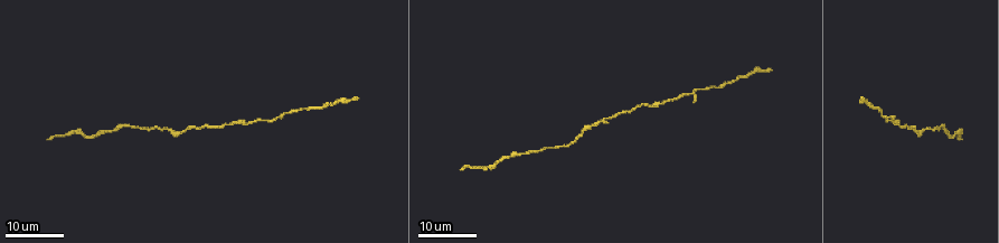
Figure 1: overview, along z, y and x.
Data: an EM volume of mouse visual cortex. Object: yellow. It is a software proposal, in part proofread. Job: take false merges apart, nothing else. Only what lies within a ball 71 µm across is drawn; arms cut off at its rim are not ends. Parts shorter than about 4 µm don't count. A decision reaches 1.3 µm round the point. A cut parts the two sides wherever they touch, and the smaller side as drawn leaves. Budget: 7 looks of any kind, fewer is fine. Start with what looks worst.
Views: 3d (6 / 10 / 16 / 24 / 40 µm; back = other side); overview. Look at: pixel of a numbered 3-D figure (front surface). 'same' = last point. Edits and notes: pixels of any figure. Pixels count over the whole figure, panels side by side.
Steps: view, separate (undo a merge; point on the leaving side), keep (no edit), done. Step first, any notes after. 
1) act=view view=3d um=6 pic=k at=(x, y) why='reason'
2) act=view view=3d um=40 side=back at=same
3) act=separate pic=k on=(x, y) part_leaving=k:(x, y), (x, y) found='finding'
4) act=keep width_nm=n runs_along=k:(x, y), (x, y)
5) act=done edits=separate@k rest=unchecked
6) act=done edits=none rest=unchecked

act=view view=3d um=16 pic=1 at=(304, 108) why='thin neck'

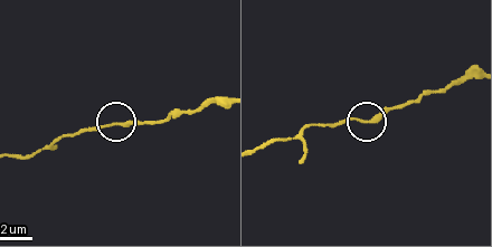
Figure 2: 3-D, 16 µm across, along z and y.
act=view view=3d um=6 pic=2 at=(109, 124) why='closer look'

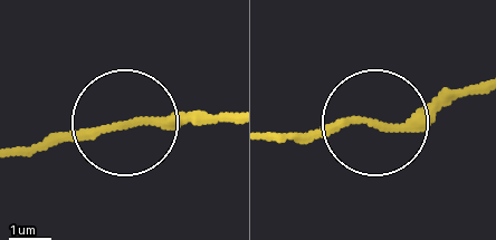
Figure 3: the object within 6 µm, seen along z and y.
act=keep width_nm=150 runs_along=3:(276, 138), (362, 117), (415, 127), (479, 96) found='all the same neuron'

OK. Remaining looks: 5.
act=view view=3d um=24 pic=1 at=(616, 116)

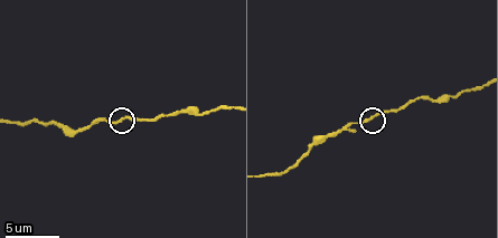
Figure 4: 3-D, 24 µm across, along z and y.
act=view view=3d um=10 pic=4 at=(369, 118)

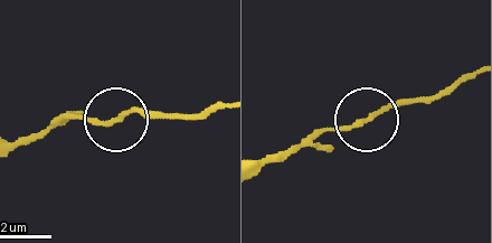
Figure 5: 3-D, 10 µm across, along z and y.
act=keep runs_along=5:(113, 120), (55, 120) found='one neuron here'

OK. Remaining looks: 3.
act=view view=3d um=24 pic=1 at=(112, 129) why='narrows sharply'

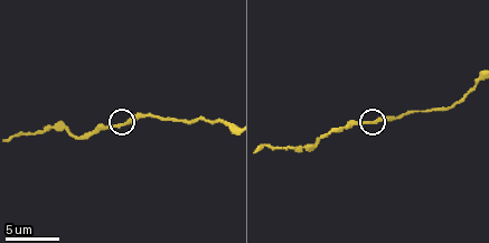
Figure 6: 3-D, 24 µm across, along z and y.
act=view view=3d um=10 pic=6 at=(367, 121)

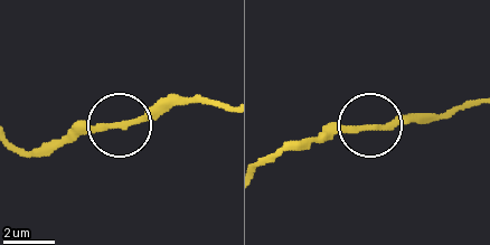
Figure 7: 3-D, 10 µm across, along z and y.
act=keep runs_along=7:(224, 109), (160, 102), (128, 122), (76, 124), (53, 141) found='continuous, no second neuron'

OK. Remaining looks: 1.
act=view view=3d um=6 pic=4 at=(204, 111) why='calibre changes'

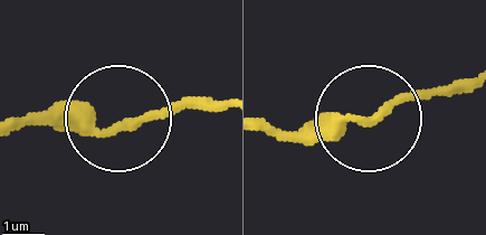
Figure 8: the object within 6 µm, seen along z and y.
act=keep runs_along=8:(15, 127), (101, 127), (215, 105) found='continuous, no second neuron'

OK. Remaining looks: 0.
act=done edits=none rest=unchecked

